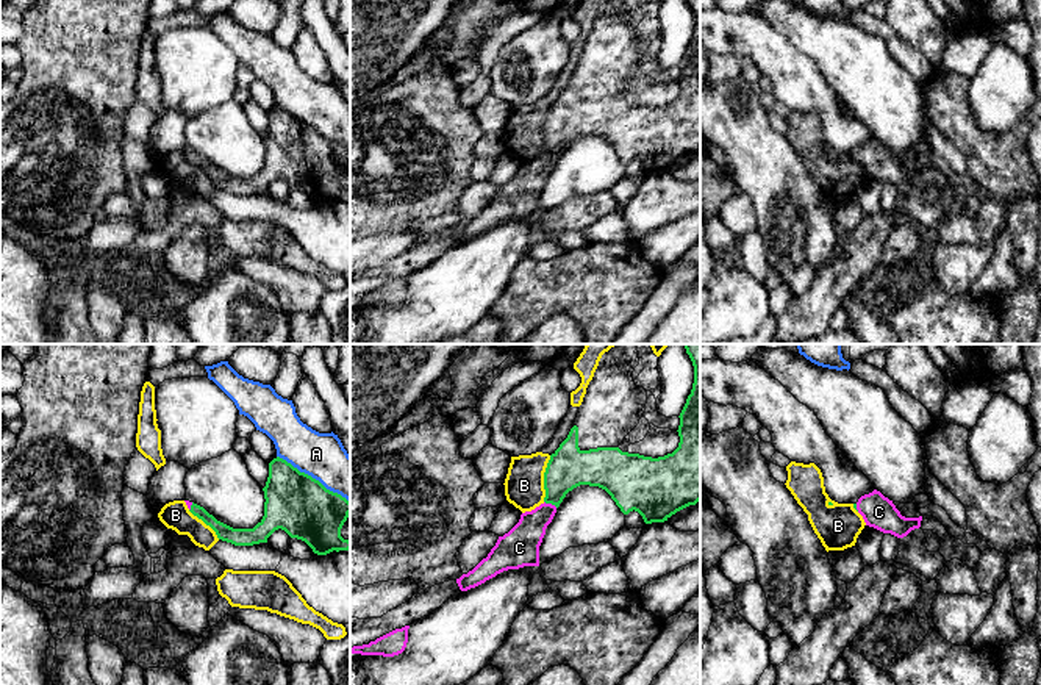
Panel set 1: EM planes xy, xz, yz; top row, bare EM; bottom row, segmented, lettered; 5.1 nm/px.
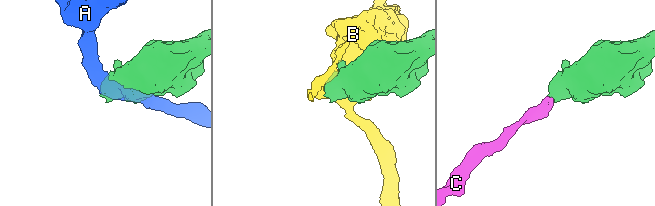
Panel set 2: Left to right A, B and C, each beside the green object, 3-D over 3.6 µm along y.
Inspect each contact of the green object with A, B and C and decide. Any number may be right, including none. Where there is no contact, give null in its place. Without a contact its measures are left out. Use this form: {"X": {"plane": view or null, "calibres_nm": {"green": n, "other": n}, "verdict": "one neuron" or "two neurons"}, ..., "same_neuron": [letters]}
{"A": {"plane": "xy", "calibres_nm": {"green": 320, "other": 240}, "verdict": "two neurons"}, "B": {"plane": "xz", "calibres_nm": {"green": 220, "other": 200}, "verdict": "two neurons"}, "C": {"plane": "xz", "calibres_nm": {"green": 220, "other": 180}, "verdict": "one neuron"}, "same_neuron": ["C"]}

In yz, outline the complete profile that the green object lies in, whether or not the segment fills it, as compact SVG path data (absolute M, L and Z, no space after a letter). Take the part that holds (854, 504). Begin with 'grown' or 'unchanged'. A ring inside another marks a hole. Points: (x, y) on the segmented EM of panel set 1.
grown; M874 490L864 494L853 504L853 508L863 516L866 525L874 527L883 533L891 533L897 538L907 536L911 530L921 527L922 516L905 518L896 508L893 500Z

